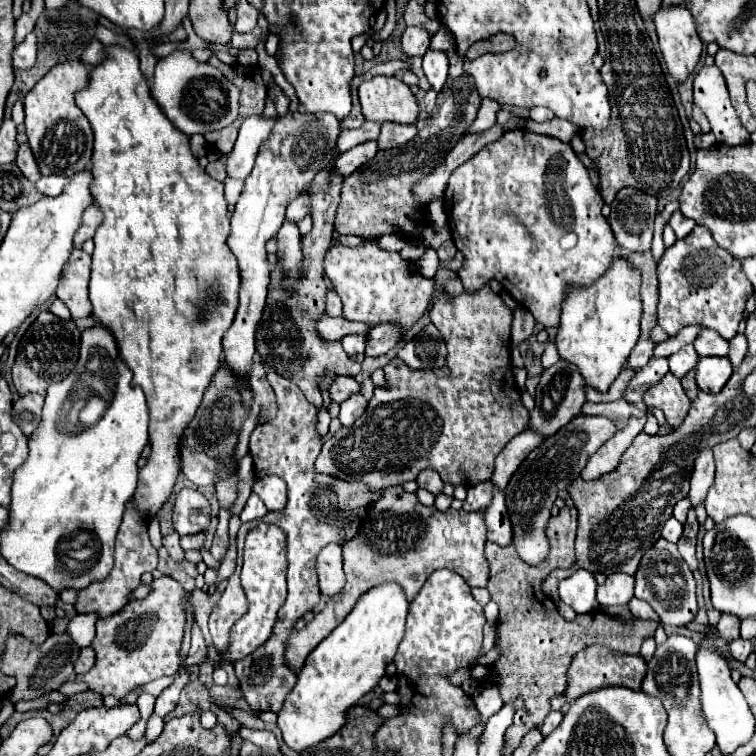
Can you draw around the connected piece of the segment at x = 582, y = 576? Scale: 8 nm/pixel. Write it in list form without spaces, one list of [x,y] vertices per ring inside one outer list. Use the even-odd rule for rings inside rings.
[[[578,569],[558,585],[558,597],[578,613],[590,613],[600,609],[596,601],[596,579],[590,571]]]

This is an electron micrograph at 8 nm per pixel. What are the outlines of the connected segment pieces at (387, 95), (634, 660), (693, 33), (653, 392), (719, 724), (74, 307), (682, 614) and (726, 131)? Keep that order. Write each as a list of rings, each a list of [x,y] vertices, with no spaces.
[[[376,75],[360,83],[358,97],[368,121],[414,123],[420,111],[410,87],[394,75]]]
[[[594,645],[586,647],[584,651],[576,653],[572,659],[572,665],[568,669],[568,689],[566,689],[566,699],[568,703],[574,703],[580,695],[594,691],[596,687],[608,687],[608,685],[624,685],[630,689],[640,689],[642,679],[646,675],[646,661],[640,655],[624,655],[624,653],[614,653],[606,647]]]
[[[682,5],[660,7],[654,15],[654,25],[668,71],[676,81],[684,81],[694,71],[702,53],[692,13]]]
[[[666,373],[660,383],[656,383],[644,393],[644,403],[648,407],[662,409],[670,427],[678,427],[692,405],[692,401],[686,397],[680,385],[680,379],[672,373]]]
[[[706,641],[700,643],[698,655],[696,655],[696,665],[698,665],[698,679],[700,679],[700,701],[702,701],[702,711],[706,715],[708,727],[716,735],[716,745],[720,747],[722,753],[732,753],[740,745],[748,743],[748,739],[754,735],[754,715],[748,709],[748,703],[744,695],[738,691],[738,685],[730,677],[730,669],[724,657],[716,649],[712,649]]]
[[[74,249],[60,277],[56,297],[66,303],[72,313],[72,319],[86,317],[92,313],[88,299],[88,281],[90,281],[90,263],[92,257],[82,249]]]
[[[658,539],[652,549],[644,553],[644,559],[640,561],[640,567],[636,571],[636,597],[650,603],[650,607],[660,615],[662,623],[668,625],[680,625],[692,621],[696,613],[696,581],[692,577],[692,571],[688,563],[684,563],[676,543],[670,543],[666,539]]]
[[[716,65],[702,67],[694,77],[694,103],[706,113],[712,133],[718,143],[746,145],[750,133],[742,127],[724,83],[724,77]]]

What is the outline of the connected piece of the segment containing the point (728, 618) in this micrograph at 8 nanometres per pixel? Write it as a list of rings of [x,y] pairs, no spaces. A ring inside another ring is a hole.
[[[724,613],[716,625],[716,631],[718,631],[720,639],[724,639],[726,643],[732,643],[734,639],[740,637],[740,619]]]

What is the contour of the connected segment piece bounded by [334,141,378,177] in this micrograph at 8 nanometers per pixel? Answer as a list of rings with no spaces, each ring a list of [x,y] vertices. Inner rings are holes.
[[[368,141],[368,143],[360,143],[356,147],[352,147],[350,151],[346,151],[344,155],[340,153],[336,159],[336,171],[344,177],[348,177],[352,171],[356,171],[360,165],[364,165],[366,161],[370,161],[374,155],[378,153],[378,143],[376,141]]]

